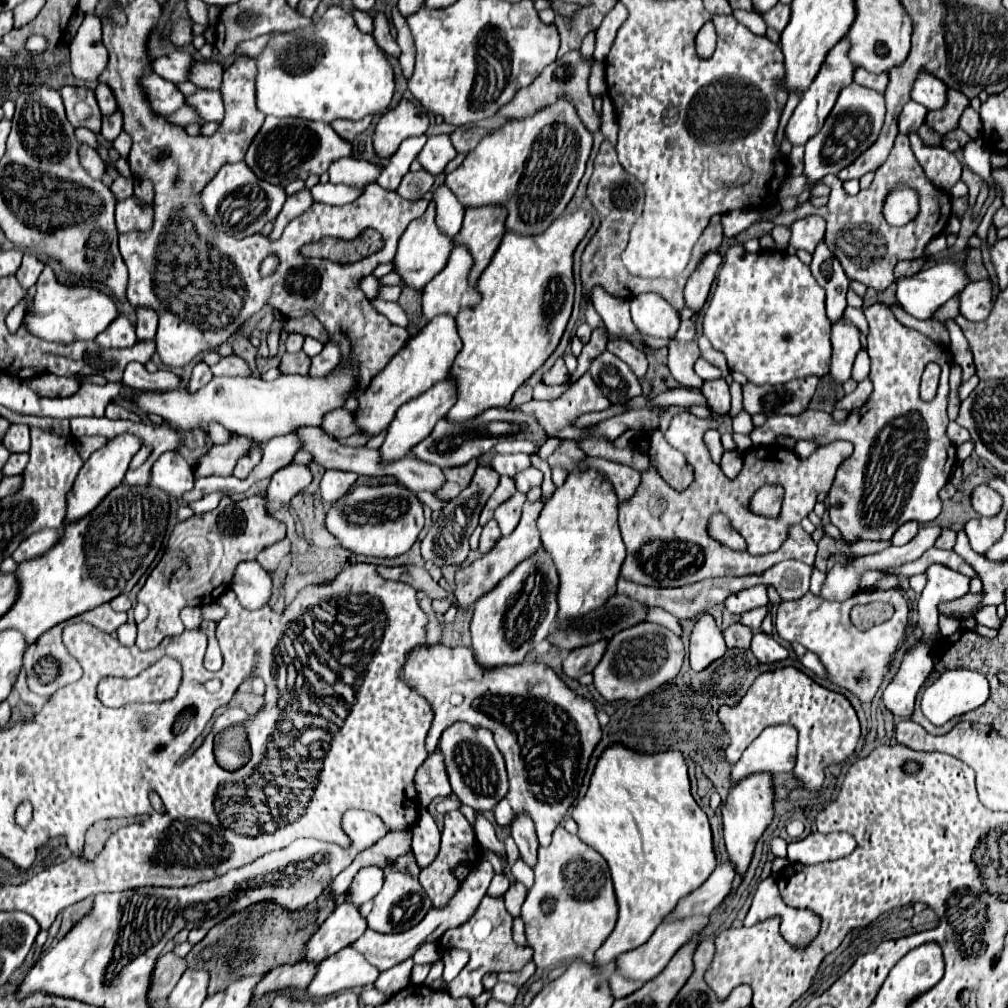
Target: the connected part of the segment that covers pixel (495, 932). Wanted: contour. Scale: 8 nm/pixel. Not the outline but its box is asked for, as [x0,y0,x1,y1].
[441,897,533,999]

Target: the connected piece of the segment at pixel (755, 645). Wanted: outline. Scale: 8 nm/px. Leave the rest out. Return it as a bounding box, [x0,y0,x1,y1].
[751,631,787,665]

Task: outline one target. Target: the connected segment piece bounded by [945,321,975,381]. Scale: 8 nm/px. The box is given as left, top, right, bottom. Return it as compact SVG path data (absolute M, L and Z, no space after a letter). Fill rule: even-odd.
M947 321L947 331L951 335L951 343L949 349L953 353L953 359L957 365L961 365L963 369L963 381L975 375L975 365L973 365L973 357L971 357L971 347L967 345L965 335L961 333L961 329L955 325L955 321Z

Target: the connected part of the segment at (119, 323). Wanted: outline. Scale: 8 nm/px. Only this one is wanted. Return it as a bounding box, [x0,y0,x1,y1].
[95,315,137,349]

